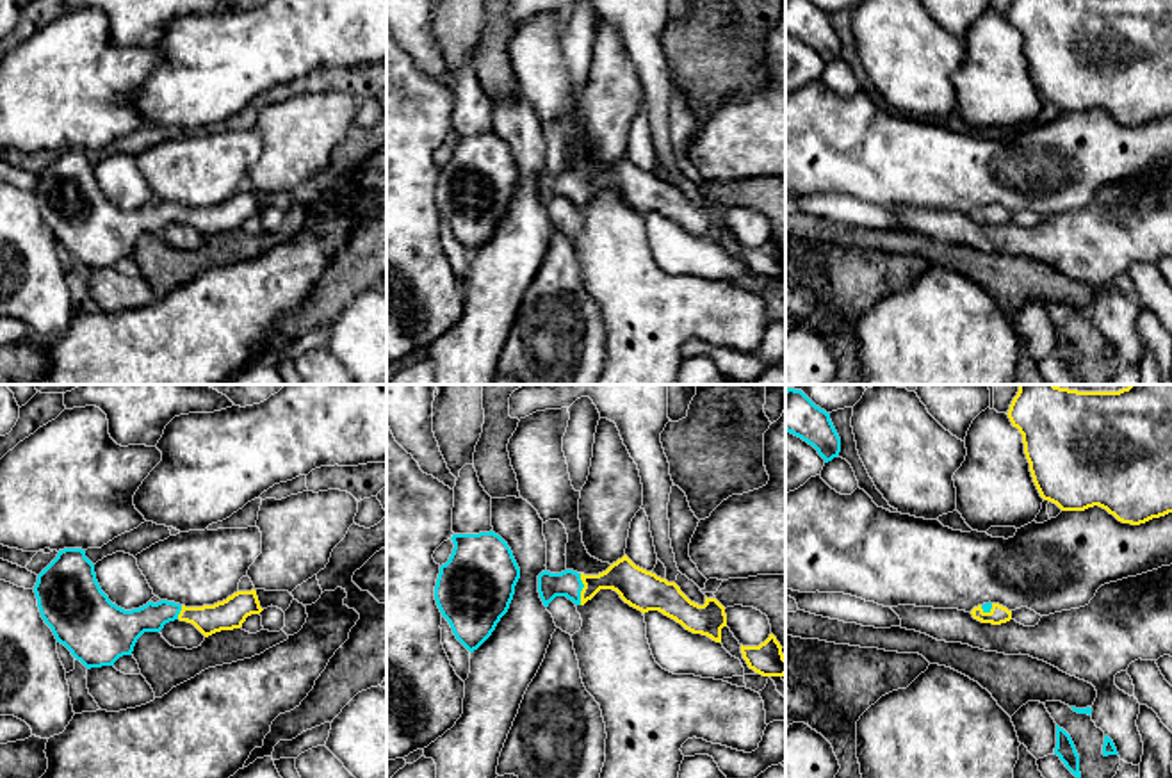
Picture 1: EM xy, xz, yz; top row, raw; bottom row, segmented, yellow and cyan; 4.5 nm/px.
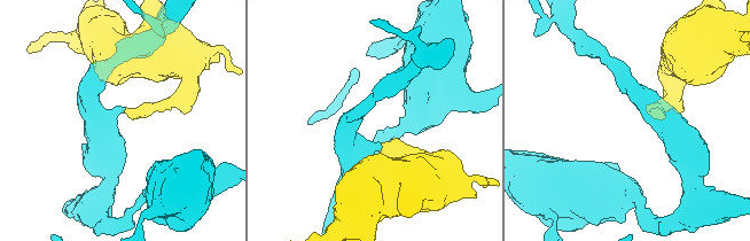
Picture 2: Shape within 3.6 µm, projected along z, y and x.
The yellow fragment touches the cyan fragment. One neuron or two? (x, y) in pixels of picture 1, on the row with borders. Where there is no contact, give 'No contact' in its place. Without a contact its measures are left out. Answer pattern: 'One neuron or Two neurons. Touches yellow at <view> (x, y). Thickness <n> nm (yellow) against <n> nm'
One neuron. Touches yellow at xz (583, 590). Thickness 170 nm (yellow) against 120 nm

